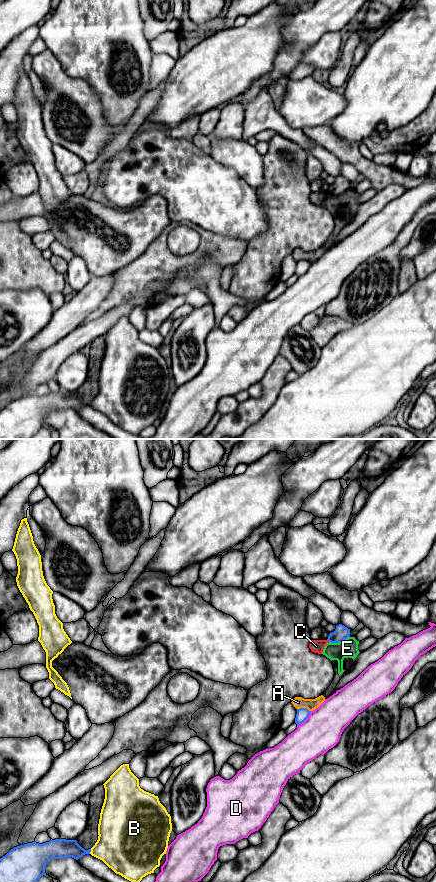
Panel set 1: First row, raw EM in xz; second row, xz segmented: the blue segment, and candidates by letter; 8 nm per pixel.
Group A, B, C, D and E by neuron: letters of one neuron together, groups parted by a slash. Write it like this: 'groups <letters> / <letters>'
groups A C E / B / D

